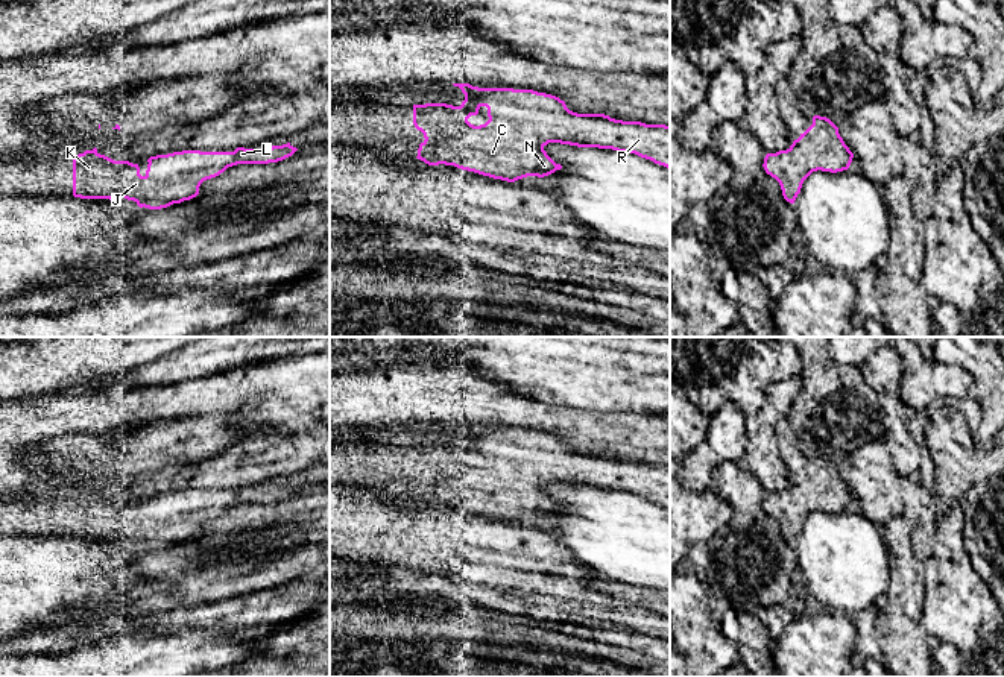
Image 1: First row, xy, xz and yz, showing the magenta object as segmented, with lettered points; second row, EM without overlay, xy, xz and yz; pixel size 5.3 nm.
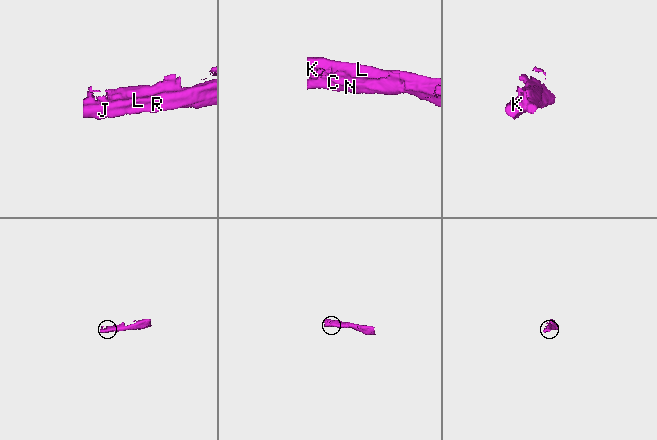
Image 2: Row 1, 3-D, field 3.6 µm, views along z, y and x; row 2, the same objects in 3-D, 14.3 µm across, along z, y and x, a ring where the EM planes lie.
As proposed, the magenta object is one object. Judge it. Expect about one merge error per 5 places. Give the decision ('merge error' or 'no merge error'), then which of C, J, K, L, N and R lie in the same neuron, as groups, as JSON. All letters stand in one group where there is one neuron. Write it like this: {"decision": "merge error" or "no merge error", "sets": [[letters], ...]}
{"decision": "no merge error", "sets": [["C", "J", "K", "L", "N", "R"]]}

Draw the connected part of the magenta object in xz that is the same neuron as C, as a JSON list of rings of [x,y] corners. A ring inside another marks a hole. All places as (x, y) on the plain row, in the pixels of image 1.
[[[453,425],[465,434],[460,446],[413,445],[413,464],[425,478],[419,484],[416,498],[428,505],[454,505],[507,522],[527,516],[544,518],[562,509],[547,495],[544,487],[548,483],[560,483],[629,492],[670,509],[670,466],[623,461],[605,454],[577,454],[570,451],[559,437],[533,430]],[[481,446],[488,448],[489,460],[474,466],[468,458],[477,455]]]

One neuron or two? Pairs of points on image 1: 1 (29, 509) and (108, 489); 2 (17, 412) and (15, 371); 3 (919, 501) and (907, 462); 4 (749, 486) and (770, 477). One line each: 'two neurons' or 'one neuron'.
1: two neurons
2: two neurons
3: two neurons
4: two neurons

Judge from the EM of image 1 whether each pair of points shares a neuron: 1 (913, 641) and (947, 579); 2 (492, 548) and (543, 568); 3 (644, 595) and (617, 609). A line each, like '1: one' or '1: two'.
1: two
2: one
3: two

